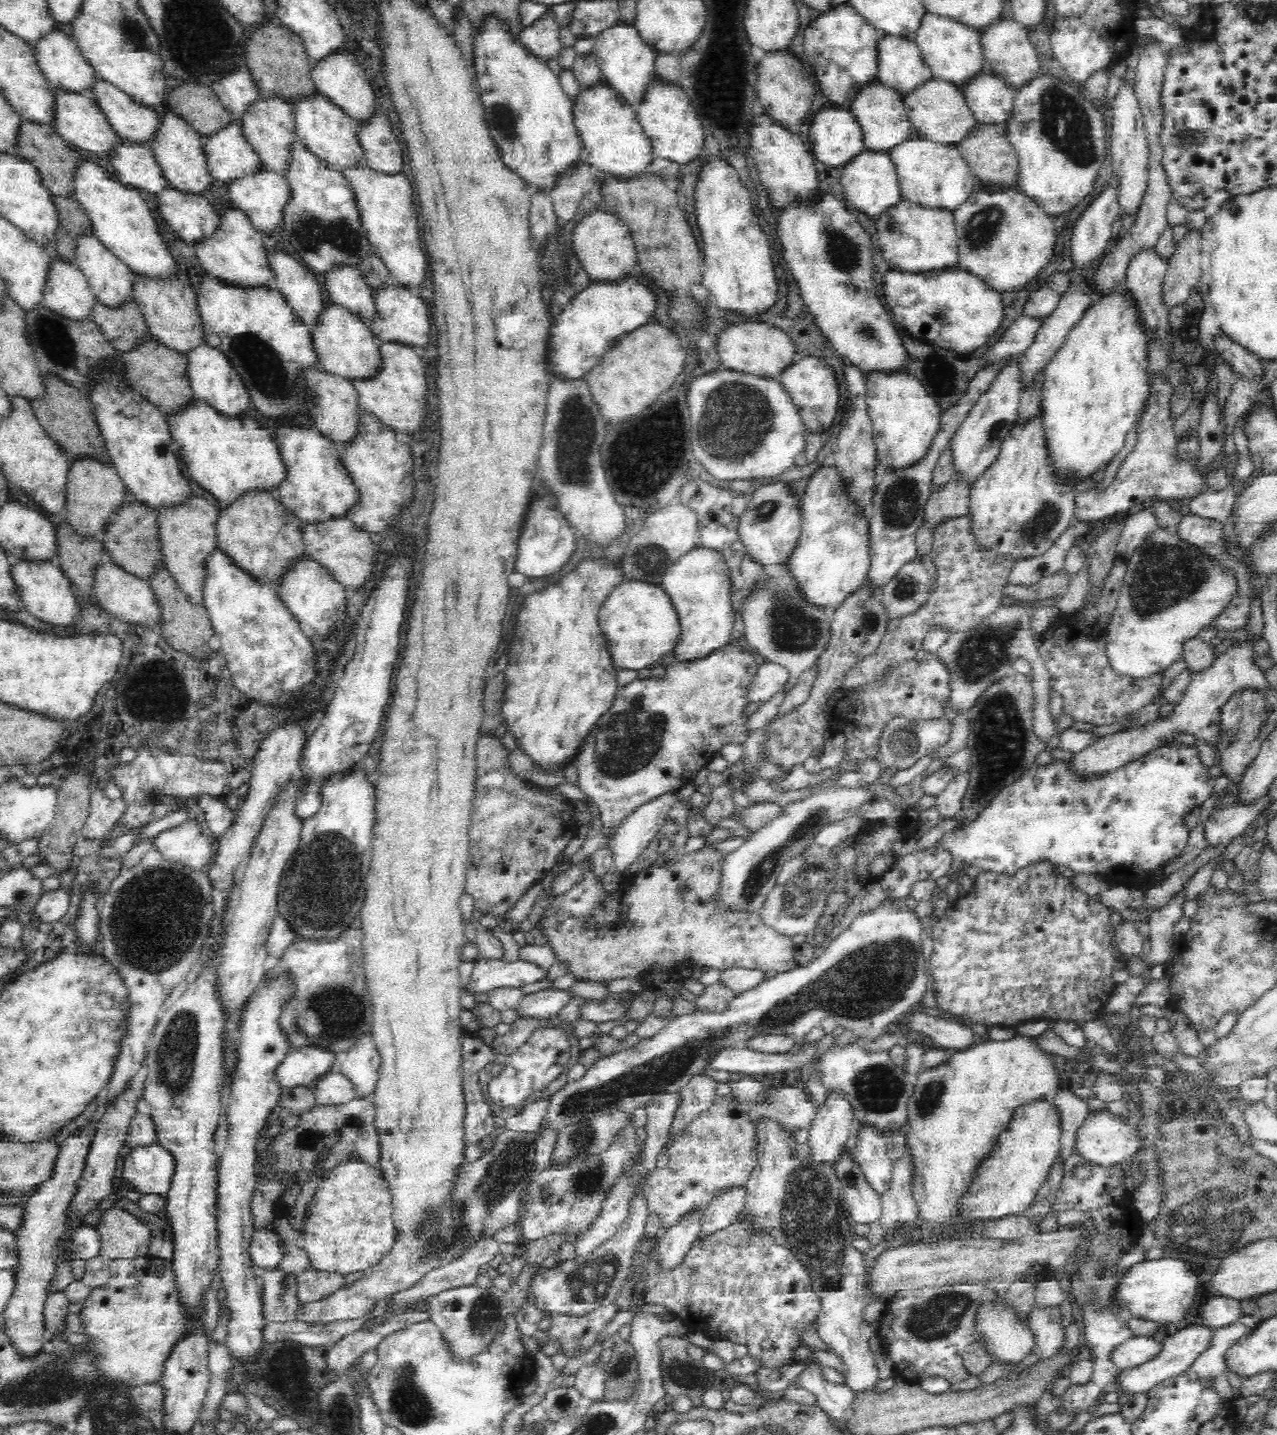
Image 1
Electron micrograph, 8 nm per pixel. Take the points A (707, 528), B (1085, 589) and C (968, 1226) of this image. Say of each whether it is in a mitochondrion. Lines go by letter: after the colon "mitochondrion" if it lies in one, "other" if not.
A: other
B: other
C: other

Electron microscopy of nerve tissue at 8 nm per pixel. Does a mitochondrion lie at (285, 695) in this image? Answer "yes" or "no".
yes

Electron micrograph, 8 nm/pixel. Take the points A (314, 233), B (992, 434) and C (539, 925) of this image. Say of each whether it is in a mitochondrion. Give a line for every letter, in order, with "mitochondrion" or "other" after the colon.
A: mitochondrion
B: mitochondrion
C: other

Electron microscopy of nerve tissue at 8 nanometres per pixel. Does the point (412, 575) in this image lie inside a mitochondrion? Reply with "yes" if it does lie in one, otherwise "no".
no

